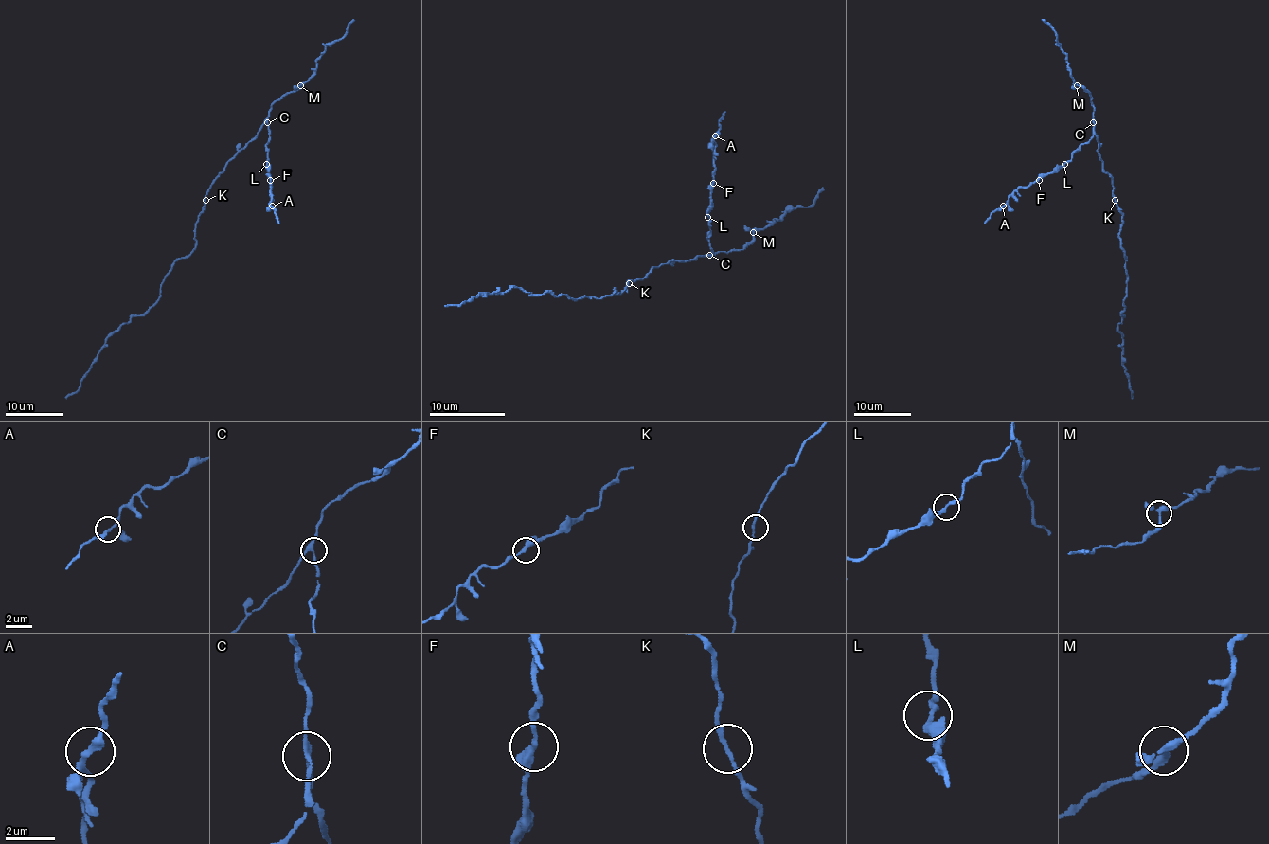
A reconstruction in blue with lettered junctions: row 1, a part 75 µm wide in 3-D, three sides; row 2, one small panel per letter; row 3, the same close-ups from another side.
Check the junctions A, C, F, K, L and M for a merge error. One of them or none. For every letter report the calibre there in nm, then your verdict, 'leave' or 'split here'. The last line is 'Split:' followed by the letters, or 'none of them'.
A: calibre 220 nm; leave
C: calibre 200 nm; leave
F: calibre 240 nm; leave
K: calibre 150 nm; leave
L: calibre 240 nm; leave
M: calibre 240 nm; leave
Split: none of them

